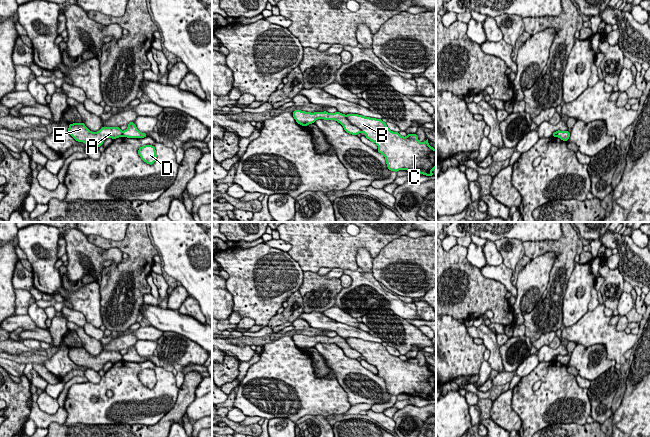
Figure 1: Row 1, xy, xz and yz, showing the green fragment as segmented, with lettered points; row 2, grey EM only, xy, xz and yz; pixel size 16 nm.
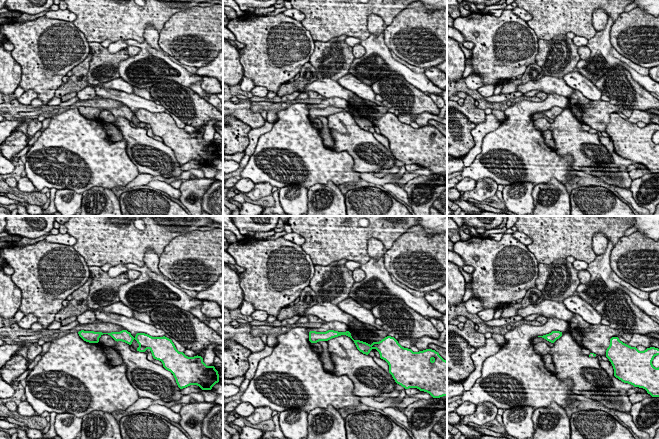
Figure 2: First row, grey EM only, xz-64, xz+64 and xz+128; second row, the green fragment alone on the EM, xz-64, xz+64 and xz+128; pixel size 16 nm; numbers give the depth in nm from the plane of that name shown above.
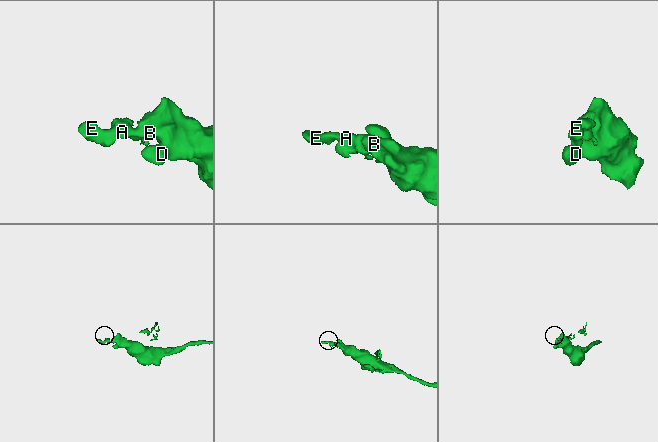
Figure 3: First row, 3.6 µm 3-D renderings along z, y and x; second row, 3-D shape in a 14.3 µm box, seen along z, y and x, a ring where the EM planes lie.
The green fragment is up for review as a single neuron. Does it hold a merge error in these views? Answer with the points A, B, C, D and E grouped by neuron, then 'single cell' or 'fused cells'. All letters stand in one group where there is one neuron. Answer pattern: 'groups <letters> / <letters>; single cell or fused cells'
groups A E / B C D; fused cells

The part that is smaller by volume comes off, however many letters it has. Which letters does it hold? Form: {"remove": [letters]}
{"remove": ["A", "E"]}

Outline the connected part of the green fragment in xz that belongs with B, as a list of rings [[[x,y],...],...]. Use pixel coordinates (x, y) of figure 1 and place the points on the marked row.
[[[347,114],[346,118],[352,125],[357,126],[367,139],[377,144],[377,151],[385,157],[389,170],[408,170],[410,173],[433,176],[436,150],[428,144],[428,139],[421,143],[416,134],[403,137],[399,132],[391,131],[381,119],[358,114]]]

